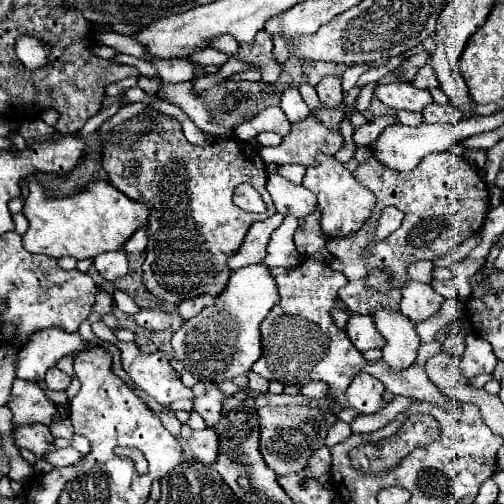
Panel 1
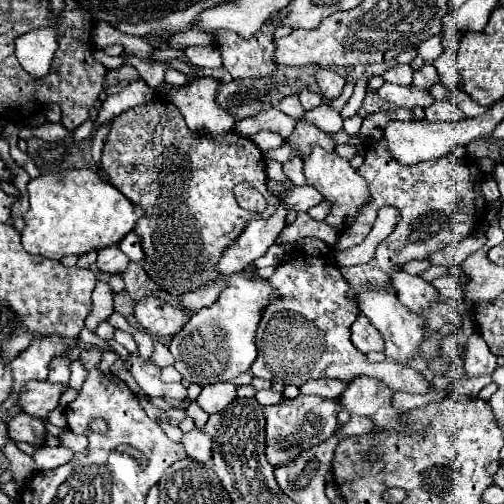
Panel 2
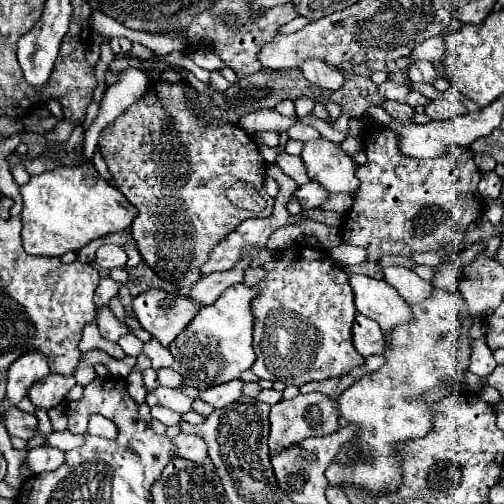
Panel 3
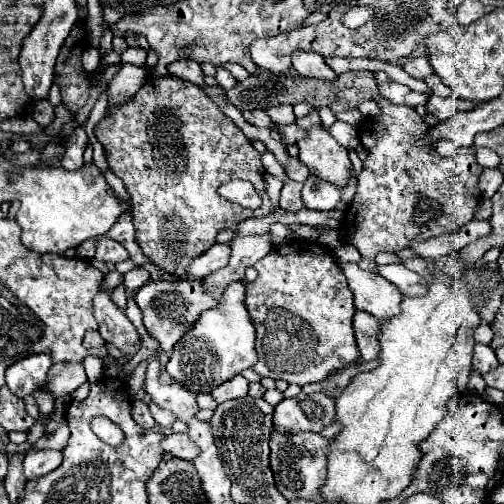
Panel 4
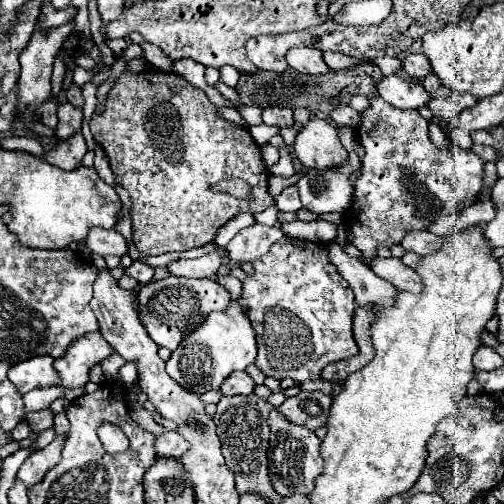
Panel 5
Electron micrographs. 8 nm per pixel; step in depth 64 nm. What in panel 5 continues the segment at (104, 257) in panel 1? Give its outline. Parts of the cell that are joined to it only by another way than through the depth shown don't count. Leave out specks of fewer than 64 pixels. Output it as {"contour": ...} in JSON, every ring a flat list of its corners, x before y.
{"contour":[[90,228,86,236,86,246,100,256,124,256,128,252,124,236,114,228]]}

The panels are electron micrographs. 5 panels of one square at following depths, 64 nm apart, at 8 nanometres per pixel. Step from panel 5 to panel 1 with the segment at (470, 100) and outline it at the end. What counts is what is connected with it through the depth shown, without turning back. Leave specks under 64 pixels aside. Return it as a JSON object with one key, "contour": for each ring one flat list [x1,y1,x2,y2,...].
{"contour":[[448,102,448,104,428,104,424,110,422,110,422,116,424,116,424,122,432,124,432,122,460,122,462,120,462,114]]}

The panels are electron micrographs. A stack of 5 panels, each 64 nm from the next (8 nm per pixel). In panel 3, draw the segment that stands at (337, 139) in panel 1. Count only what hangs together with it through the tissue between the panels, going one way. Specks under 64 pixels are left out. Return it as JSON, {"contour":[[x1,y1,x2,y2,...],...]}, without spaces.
{"contour":[[294,124,290,130,288,130,288,138,292,138,292,140,302,140,302,142,306,142,306,140,314,140,316,136,320,136,314,128,310,128,310,126,304,126,304,124]]}

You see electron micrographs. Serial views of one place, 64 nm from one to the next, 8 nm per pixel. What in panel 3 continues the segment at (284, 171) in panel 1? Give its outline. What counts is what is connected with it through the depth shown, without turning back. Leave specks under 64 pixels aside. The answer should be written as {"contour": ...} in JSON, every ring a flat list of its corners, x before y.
{"contour":[[278,148,278,154,276,154,276,164,280,166,280,170,290,176,292,180,296,180,296,184,306,184,310,178,306,174,306,168,304,168,304,162,300,160,300,156,290,156,286,154,284,150]]}

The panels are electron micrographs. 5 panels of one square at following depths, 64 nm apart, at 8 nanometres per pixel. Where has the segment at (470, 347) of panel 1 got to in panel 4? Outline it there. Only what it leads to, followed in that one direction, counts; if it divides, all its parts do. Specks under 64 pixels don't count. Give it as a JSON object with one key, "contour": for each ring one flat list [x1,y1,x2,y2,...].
{"contour":[[476,346,474,348,474,358,472,358,472,368,474,372,478,374,484,374,484,372,490,372,498,366,498,358,496,358,496,352,490,348,490,346]]}

